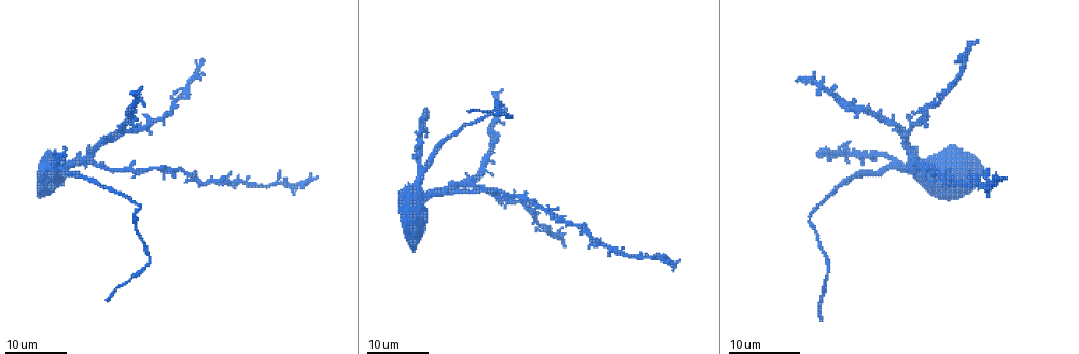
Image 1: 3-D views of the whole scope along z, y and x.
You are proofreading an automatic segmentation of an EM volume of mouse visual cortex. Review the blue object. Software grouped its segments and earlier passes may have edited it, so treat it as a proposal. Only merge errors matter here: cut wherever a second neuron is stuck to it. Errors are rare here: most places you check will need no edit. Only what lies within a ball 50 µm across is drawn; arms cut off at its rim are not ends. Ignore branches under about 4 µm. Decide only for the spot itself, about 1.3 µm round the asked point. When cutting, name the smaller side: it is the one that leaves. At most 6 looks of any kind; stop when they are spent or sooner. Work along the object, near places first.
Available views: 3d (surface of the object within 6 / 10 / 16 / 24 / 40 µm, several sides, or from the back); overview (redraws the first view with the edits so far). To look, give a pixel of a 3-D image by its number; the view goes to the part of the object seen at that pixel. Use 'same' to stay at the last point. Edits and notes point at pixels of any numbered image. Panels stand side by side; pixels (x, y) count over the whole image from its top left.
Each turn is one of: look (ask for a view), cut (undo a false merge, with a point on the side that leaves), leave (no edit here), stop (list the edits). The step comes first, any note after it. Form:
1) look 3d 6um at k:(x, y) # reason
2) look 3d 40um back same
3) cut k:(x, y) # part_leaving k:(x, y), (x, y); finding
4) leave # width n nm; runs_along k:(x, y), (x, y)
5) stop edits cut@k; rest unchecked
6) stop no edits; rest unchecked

look 3d 24um at 1:(827, 268) # sudden change in width

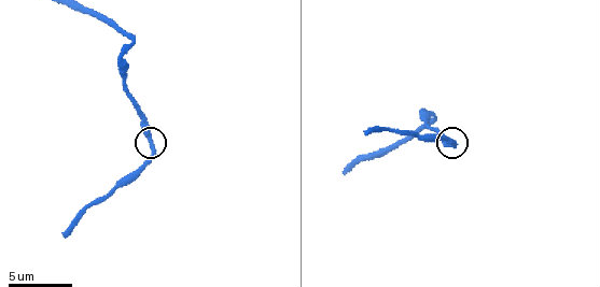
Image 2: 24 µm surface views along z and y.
look 3d 10um at 2:(150, 139)

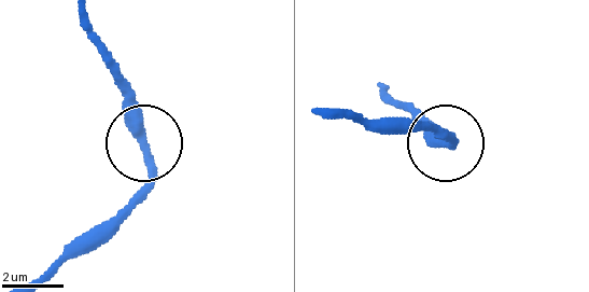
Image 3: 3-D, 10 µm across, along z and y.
leave # runs_along 3:(85, 15), (148, 154), (148, 185), (131, 213); continuous, no second neuron

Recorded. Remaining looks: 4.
look 3d 6um at 2:(417, 136) # sudden change in width

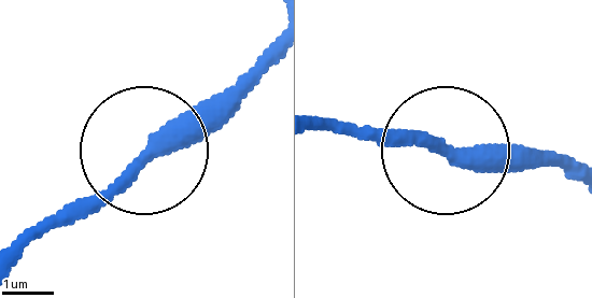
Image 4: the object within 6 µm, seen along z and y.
leave # runs_along 4:(576, 181), (349, 133); continuous, no second neuron

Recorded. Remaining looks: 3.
look 3d 24um at 1:(912, 155)

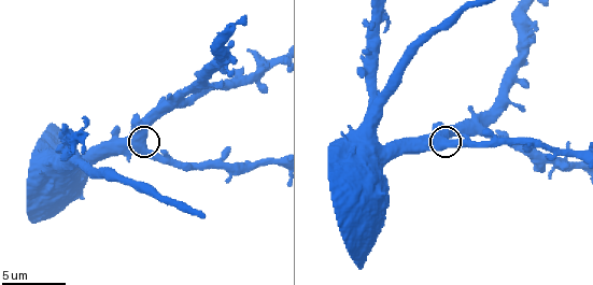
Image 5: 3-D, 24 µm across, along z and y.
look 3d 6um at 5:(145, 145)

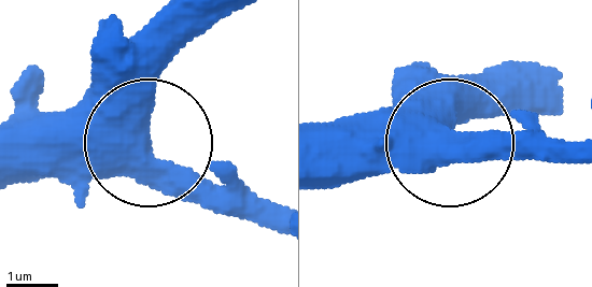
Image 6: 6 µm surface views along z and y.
leave # width 570 nm; runs_along 6:(327, 161), (444, 137), (469, 111); all the same neuron

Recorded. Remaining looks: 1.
stop no edits; rest unchecked

